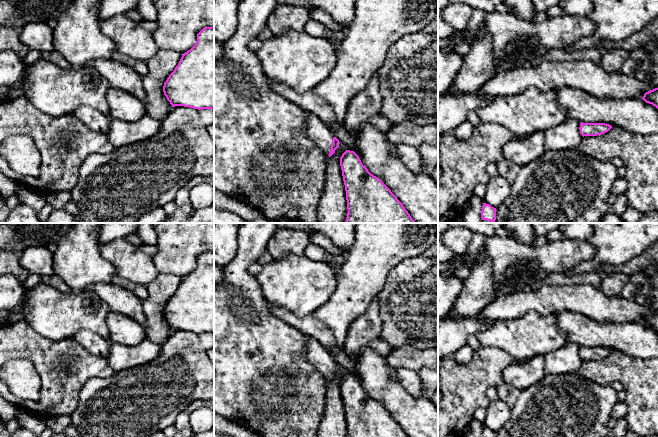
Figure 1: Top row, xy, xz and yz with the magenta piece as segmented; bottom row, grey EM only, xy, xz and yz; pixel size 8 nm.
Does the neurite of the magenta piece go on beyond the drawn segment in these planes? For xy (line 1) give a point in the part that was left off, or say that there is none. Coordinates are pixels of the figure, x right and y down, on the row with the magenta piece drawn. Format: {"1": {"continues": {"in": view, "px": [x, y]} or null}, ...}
{"1": {"continues": null}}

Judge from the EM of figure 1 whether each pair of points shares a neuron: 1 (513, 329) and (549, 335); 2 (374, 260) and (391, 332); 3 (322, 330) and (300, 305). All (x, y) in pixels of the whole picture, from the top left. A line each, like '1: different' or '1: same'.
1: same
2: different
3: different

